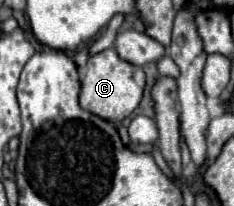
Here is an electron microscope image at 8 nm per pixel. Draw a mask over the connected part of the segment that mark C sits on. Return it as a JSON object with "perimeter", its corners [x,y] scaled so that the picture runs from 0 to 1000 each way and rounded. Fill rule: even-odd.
{"perimeter":[[[462,233],[444,252],[402,262],[368,311],[368,350],[350,379],[350,437],[342,437],[342,515],[444,583],[521,592],[598,505],[615,417],[624,417],[624,369],[607,330],[538,291],[513,291],[496,243]]]}

